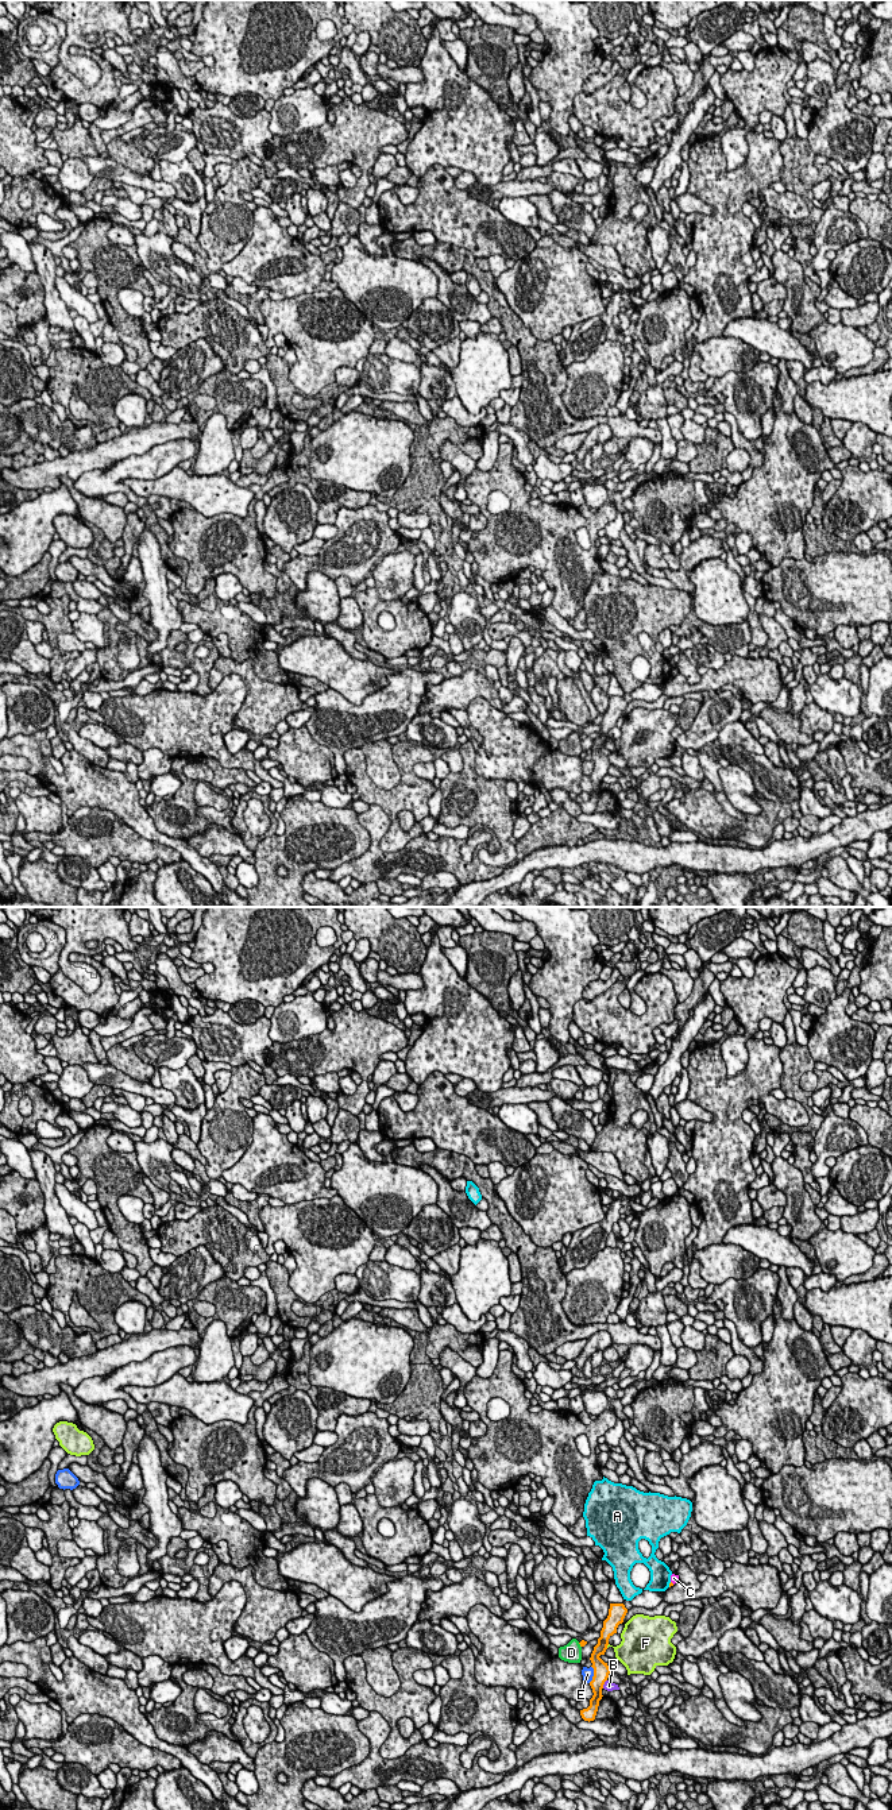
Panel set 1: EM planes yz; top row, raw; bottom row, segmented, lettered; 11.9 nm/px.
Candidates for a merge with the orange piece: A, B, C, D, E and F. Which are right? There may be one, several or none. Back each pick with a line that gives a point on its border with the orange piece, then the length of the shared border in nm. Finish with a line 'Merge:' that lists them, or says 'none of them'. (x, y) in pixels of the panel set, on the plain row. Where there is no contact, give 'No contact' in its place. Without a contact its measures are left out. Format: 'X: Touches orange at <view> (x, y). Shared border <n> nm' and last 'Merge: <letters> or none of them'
Merge: none of them

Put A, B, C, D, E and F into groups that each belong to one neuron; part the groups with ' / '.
A / B / C / D / E / F

